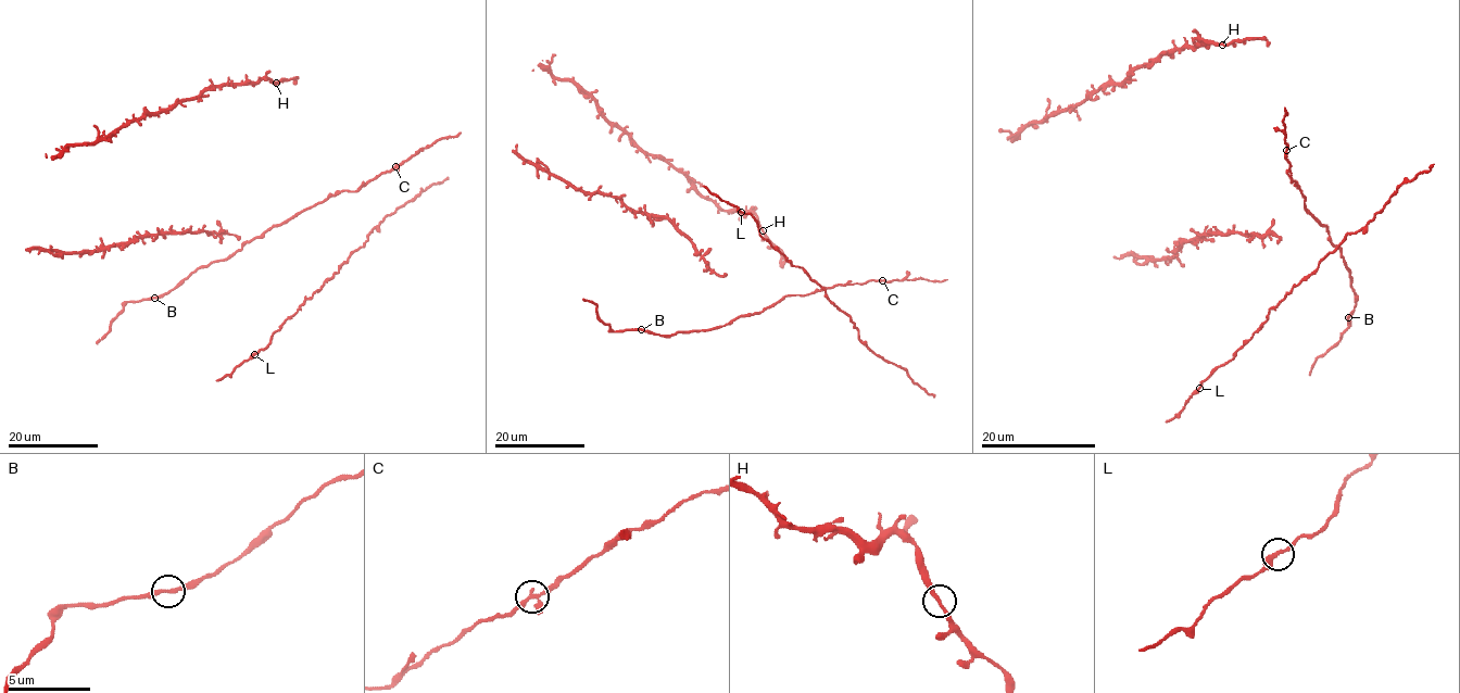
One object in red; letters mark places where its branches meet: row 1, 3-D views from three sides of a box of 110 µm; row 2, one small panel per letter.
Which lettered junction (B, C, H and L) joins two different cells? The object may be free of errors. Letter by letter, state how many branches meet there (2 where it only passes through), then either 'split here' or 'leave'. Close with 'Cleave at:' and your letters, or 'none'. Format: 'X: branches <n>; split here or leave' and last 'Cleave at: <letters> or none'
B: branches 2; leave
C: branches 2; leave
H: branches 2; leave
L: branches 2; leave
Cleave at: none

